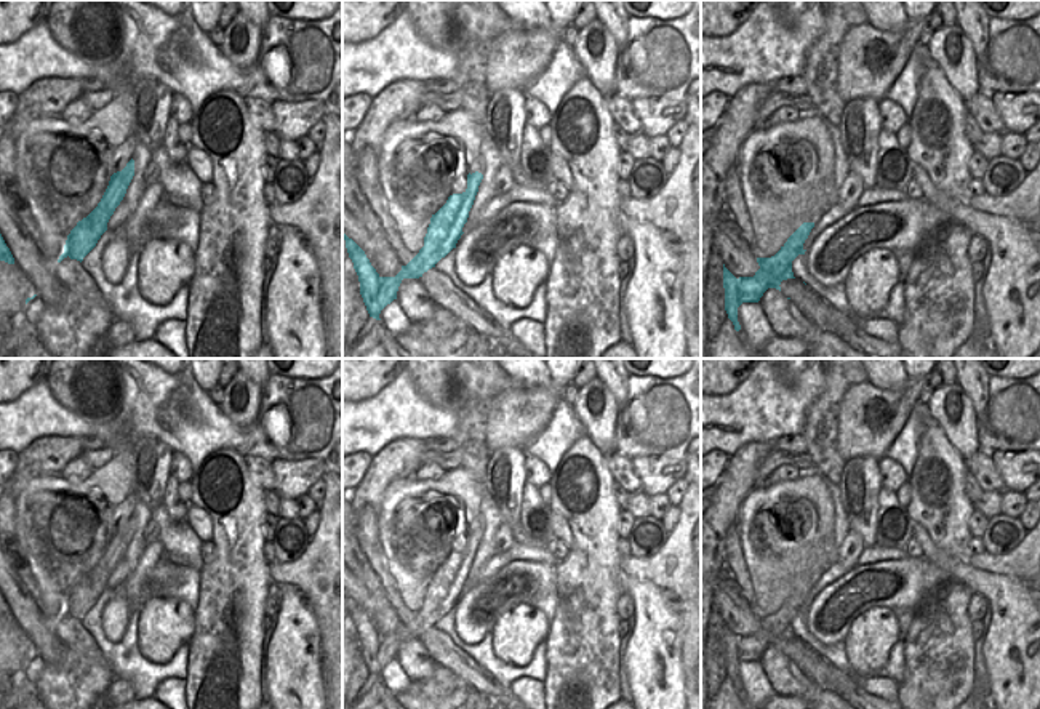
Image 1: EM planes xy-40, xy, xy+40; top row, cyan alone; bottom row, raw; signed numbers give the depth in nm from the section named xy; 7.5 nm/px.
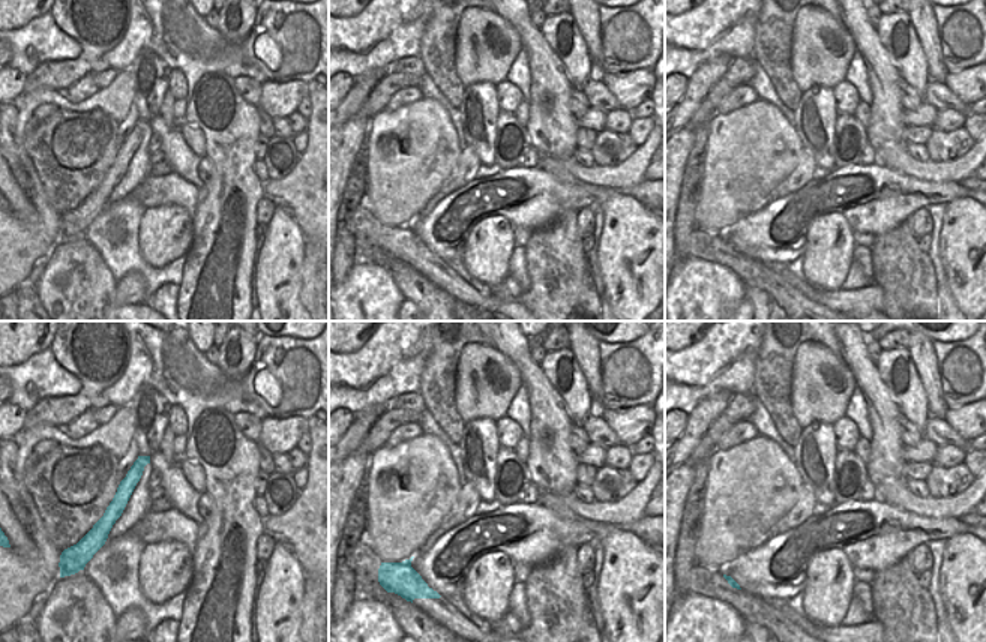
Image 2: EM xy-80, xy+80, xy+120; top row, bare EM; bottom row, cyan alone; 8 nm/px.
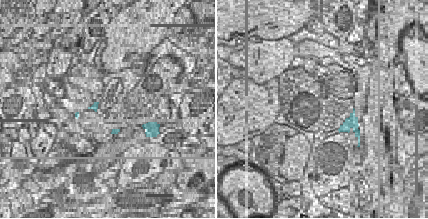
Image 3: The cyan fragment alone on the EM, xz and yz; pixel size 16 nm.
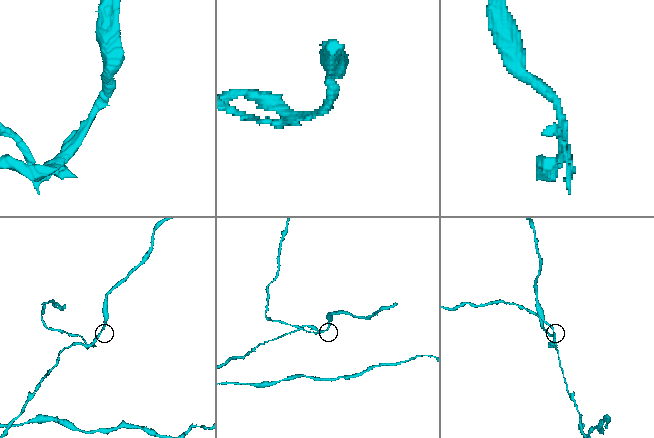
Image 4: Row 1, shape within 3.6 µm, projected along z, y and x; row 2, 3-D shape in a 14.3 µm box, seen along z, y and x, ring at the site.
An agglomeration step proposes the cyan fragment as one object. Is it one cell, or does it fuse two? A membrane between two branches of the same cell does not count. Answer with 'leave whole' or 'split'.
split

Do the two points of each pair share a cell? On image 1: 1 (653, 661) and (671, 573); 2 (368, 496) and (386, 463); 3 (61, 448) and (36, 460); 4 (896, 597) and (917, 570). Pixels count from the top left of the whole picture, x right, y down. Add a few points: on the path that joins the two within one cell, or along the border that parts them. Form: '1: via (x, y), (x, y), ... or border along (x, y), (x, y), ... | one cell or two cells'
1: border along (631, 576), (650, 580), (666, 592) | two cells
2: via (372, 488), (383, 471) | one cell
3: via (55, 452), (42, 456) | one cell
4: via (901, 591), (912, 576) | one cell

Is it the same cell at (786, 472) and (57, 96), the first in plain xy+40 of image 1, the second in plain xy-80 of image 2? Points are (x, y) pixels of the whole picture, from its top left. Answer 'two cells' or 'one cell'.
two cells

